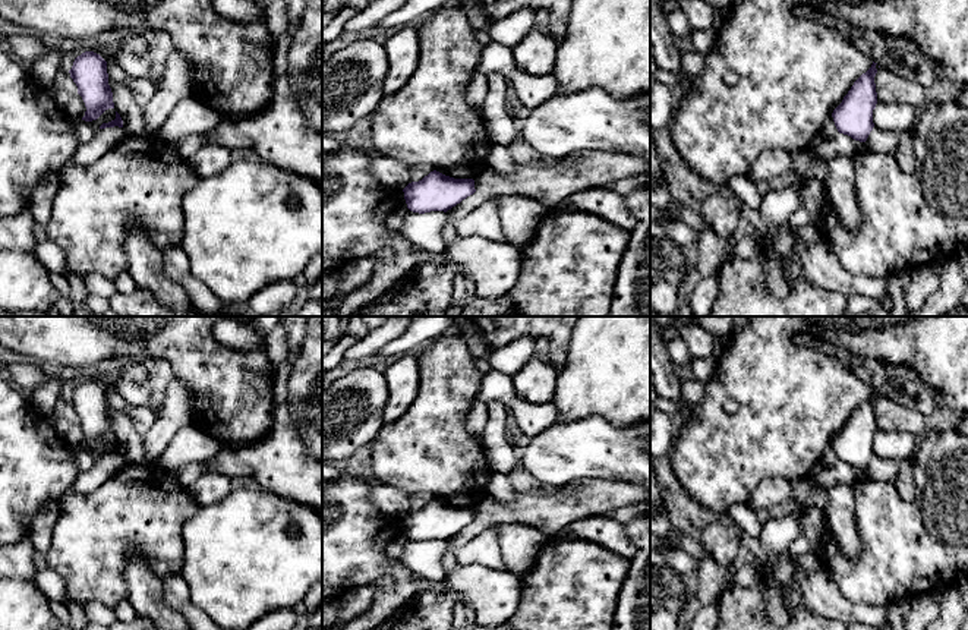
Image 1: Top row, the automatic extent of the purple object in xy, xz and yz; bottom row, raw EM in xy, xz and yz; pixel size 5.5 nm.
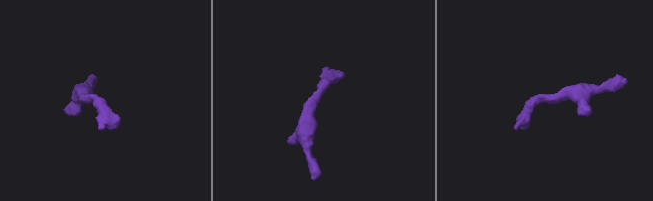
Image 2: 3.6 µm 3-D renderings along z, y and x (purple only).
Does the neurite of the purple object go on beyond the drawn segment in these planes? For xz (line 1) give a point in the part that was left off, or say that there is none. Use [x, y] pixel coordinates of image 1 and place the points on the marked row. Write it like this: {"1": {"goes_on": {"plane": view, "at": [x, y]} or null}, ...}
{"1": {"goes_on": null}}

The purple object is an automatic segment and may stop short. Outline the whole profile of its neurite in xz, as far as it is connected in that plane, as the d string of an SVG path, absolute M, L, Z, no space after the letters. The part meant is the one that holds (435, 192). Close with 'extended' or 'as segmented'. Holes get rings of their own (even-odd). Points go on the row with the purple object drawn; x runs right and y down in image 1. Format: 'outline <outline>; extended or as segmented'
outline M436 170L419 182L409 183L404 189L407 208L425 214L431 211L447 212L476 192L473 179L454 179Z; as segmented

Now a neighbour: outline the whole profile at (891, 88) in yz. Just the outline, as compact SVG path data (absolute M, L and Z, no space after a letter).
M880 67L877 70L874 76L874 84L877 92L877 103L905 103L914 107L918 113L931 103L931 92L923 88L918 82L893 75L885 67Z

